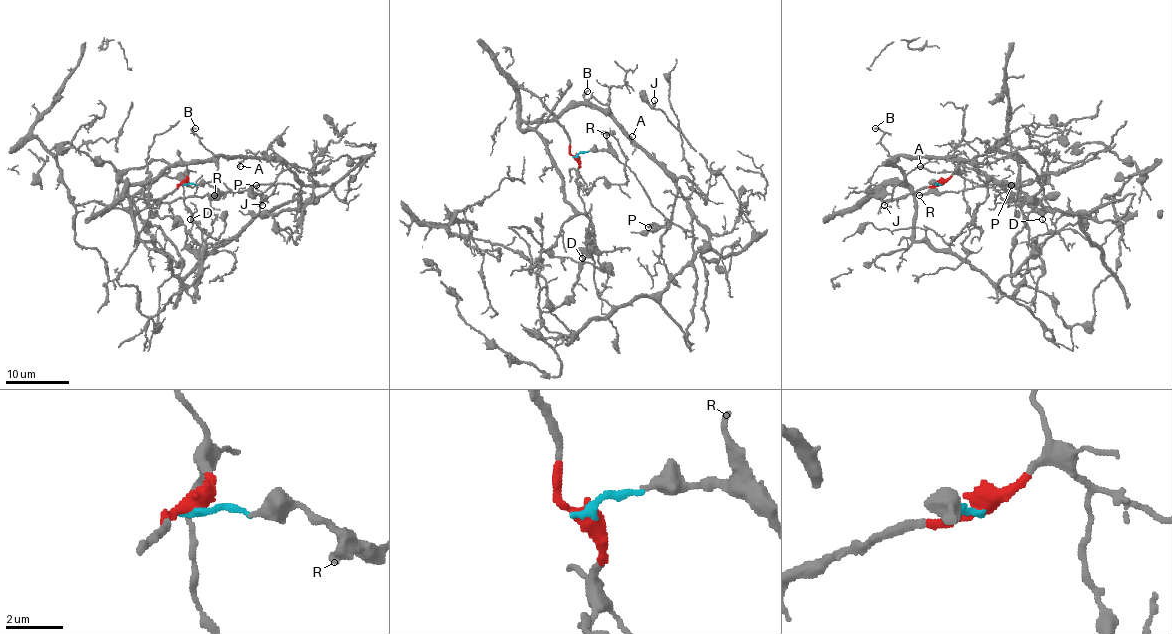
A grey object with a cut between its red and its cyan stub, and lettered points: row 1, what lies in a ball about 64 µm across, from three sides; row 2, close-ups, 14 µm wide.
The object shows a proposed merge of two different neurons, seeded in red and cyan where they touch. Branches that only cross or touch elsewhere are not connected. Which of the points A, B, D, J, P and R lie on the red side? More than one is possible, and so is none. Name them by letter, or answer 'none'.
A, B, D

